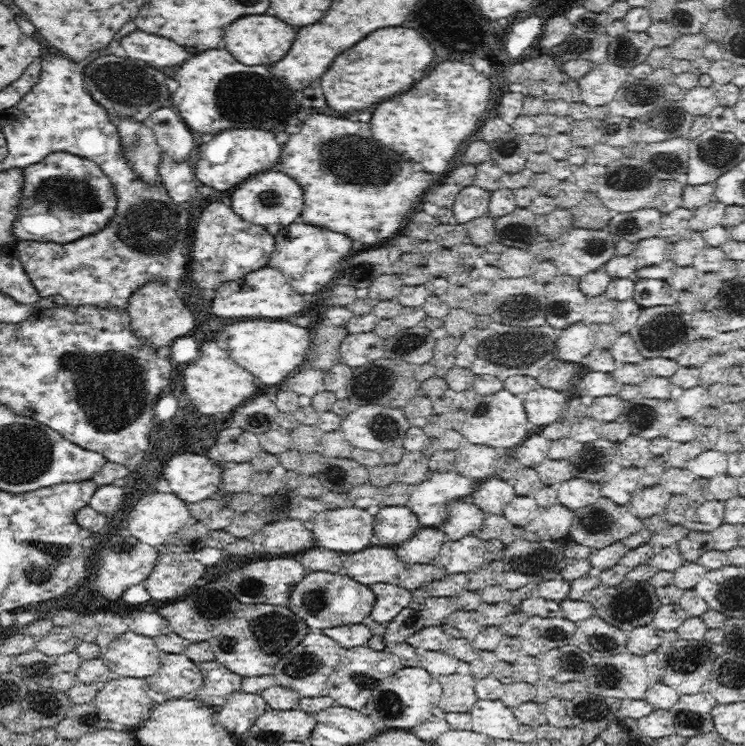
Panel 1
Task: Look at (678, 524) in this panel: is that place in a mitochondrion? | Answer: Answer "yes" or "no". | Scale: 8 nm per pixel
no

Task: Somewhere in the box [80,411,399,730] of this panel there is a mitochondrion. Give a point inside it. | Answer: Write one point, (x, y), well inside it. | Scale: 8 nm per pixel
(275, 633)

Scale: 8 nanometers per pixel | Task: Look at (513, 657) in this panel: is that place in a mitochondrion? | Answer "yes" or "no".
no

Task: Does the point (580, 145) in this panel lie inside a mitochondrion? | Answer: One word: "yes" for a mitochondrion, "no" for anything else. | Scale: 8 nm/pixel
no

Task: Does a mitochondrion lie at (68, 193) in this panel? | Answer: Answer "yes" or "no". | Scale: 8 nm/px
yes

